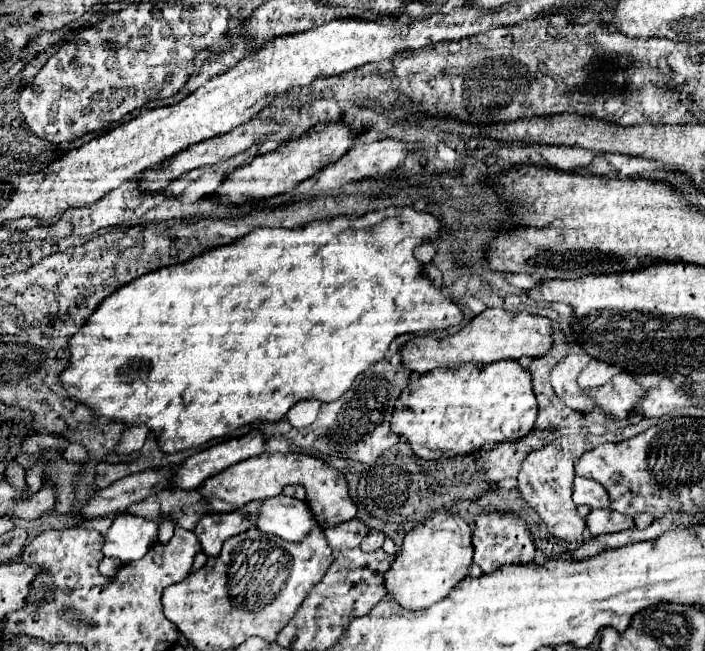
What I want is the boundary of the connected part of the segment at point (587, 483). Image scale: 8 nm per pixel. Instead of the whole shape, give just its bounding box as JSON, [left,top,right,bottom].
[574,477,610,509]

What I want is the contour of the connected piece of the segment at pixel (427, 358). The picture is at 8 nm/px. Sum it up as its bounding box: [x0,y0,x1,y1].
[400,309,552,375]

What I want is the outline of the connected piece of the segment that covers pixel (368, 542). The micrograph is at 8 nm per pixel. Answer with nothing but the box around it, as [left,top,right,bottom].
[360,529,386,553]

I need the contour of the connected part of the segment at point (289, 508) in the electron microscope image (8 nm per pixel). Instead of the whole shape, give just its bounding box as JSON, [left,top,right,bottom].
[256,495,316,541]

